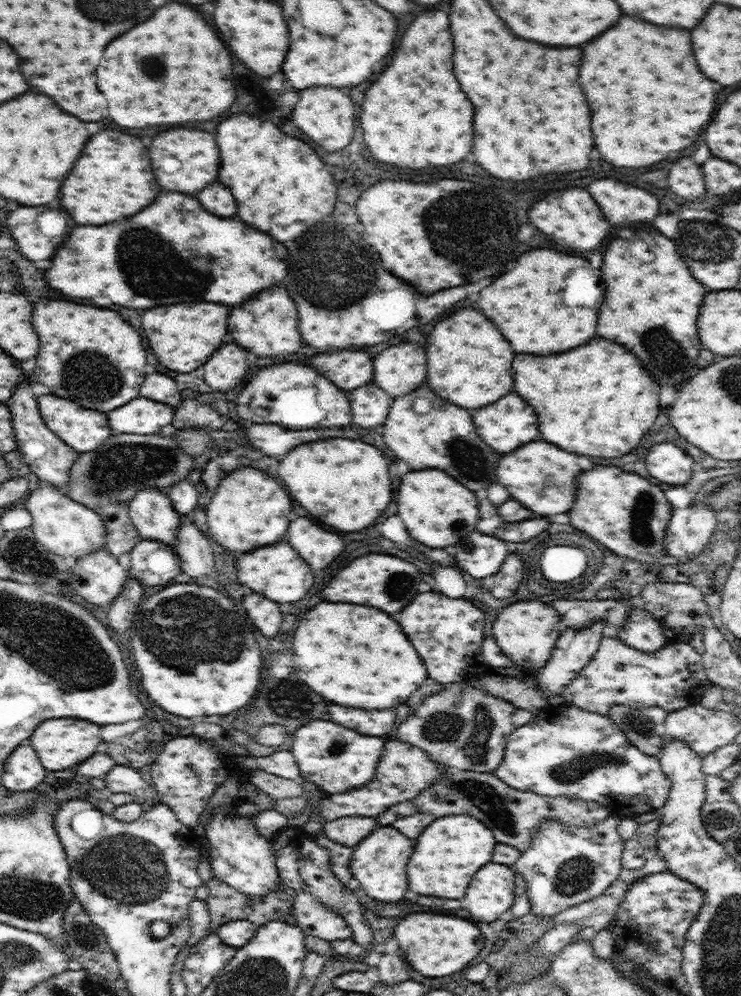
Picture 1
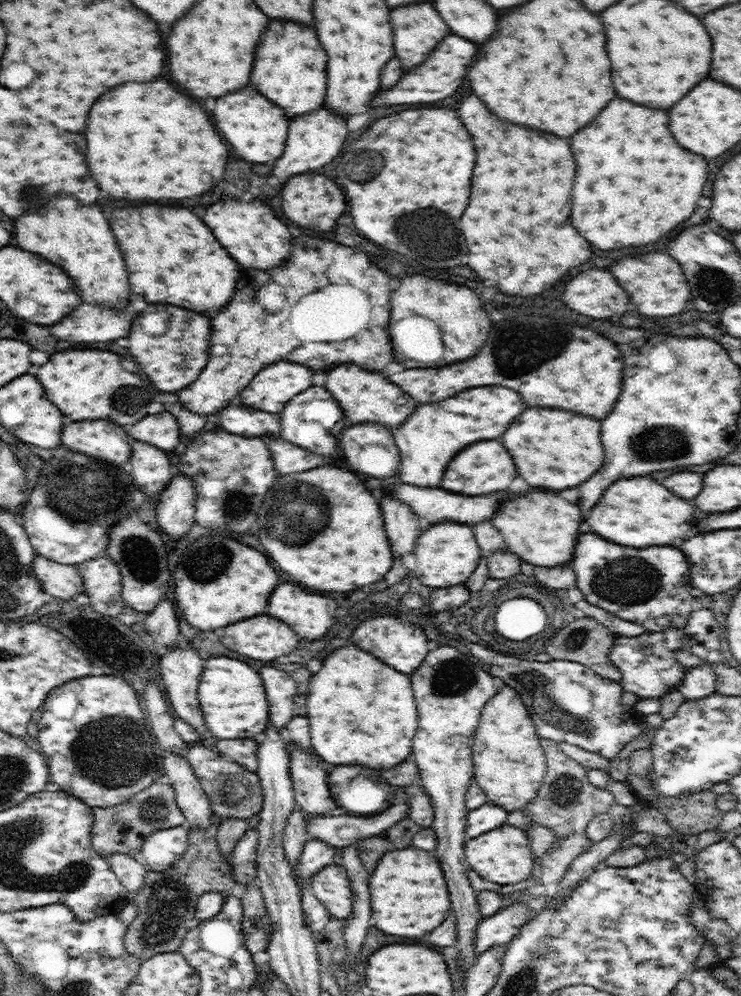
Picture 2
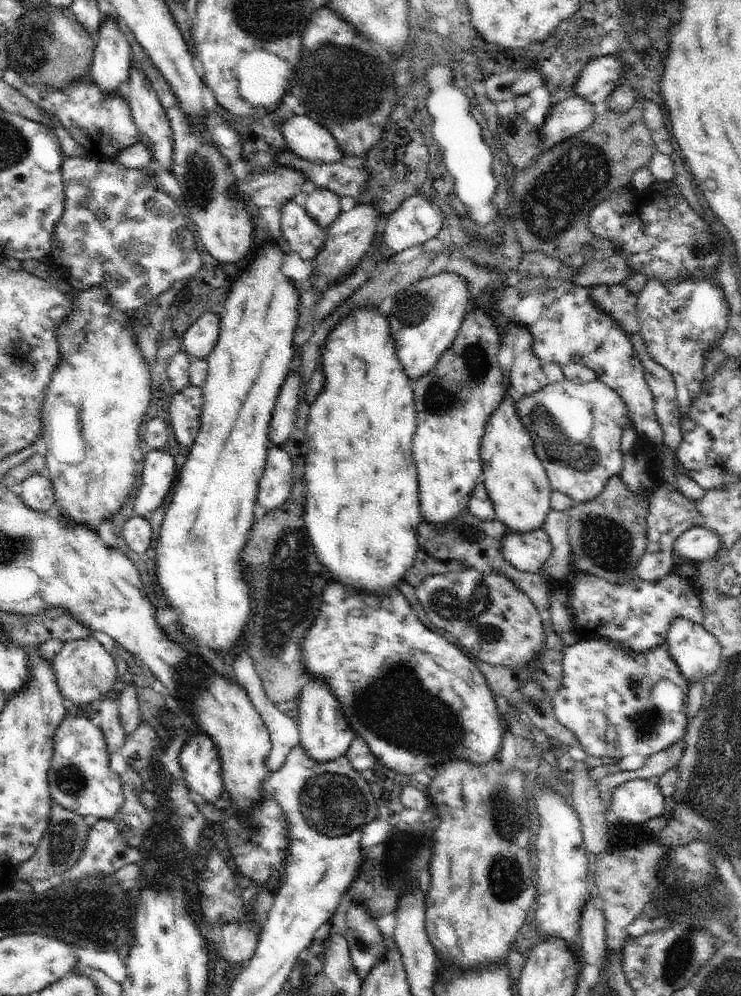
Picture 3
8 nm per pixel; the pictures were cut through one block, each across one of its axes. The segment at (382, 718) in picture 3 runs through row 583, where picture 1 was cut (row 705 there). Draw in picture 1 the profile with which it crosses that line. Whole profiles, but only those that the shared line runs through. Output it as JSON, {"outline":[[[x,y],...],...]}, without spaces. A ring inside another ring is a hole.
{"outline":[[[330,704],[328,706],[332,722],[338,722],[340,726],[354,728],[358,734],[364,736],[385,737],[394,728],[396,722],[396,710],[348,710],[344,706]]]}

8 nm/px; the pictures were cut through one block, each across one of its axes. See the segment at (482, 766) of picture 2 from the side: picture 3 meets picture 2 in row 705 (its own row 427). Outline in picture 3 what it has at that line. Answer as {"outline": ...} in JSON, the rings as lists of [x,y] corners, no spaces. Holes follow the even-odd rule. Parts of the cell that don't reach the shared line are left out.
{"outline":[[[506,394],[500,407],[488,420],[481,447],[481,482],[493,503],[496,519],[507,527],[507,531],[527,534],[542,529],[552,510],[550,500],[553,489],[545,462],[537,456],[532,438],[518,417],[515,402]]]}

